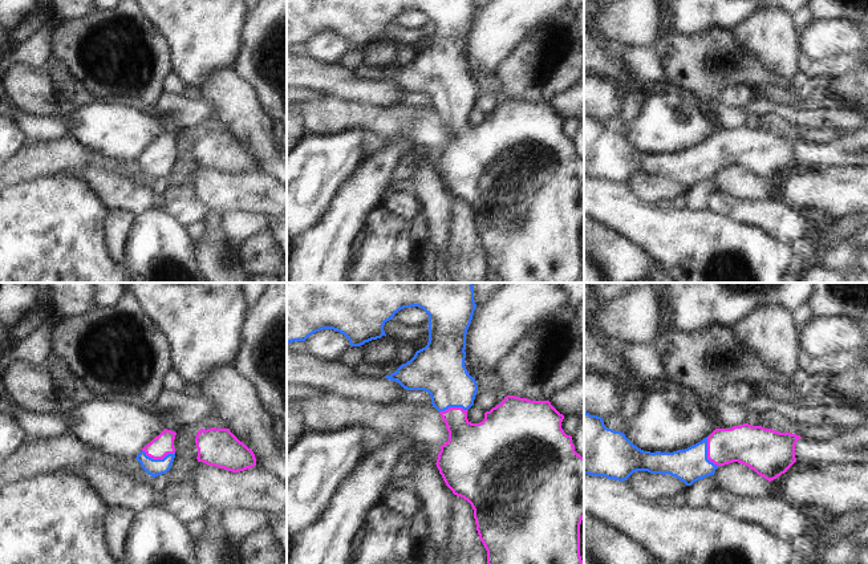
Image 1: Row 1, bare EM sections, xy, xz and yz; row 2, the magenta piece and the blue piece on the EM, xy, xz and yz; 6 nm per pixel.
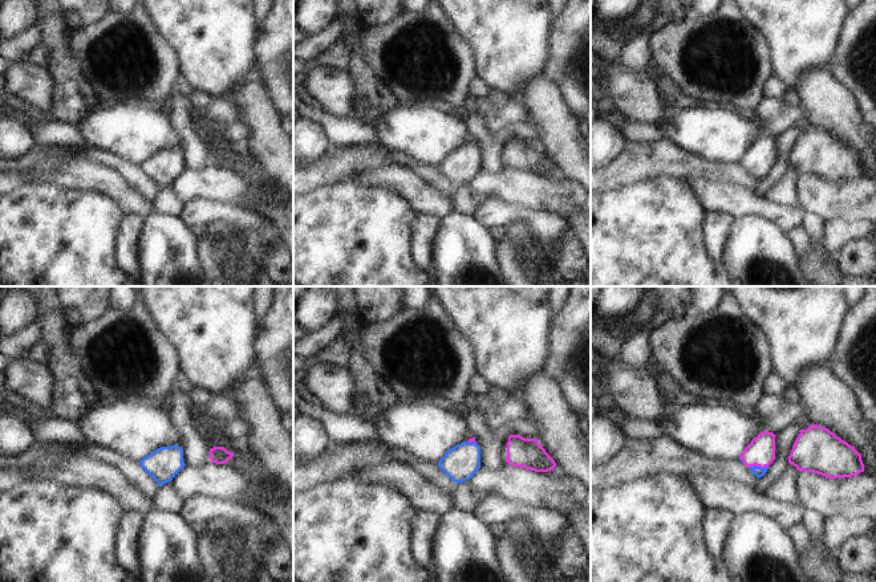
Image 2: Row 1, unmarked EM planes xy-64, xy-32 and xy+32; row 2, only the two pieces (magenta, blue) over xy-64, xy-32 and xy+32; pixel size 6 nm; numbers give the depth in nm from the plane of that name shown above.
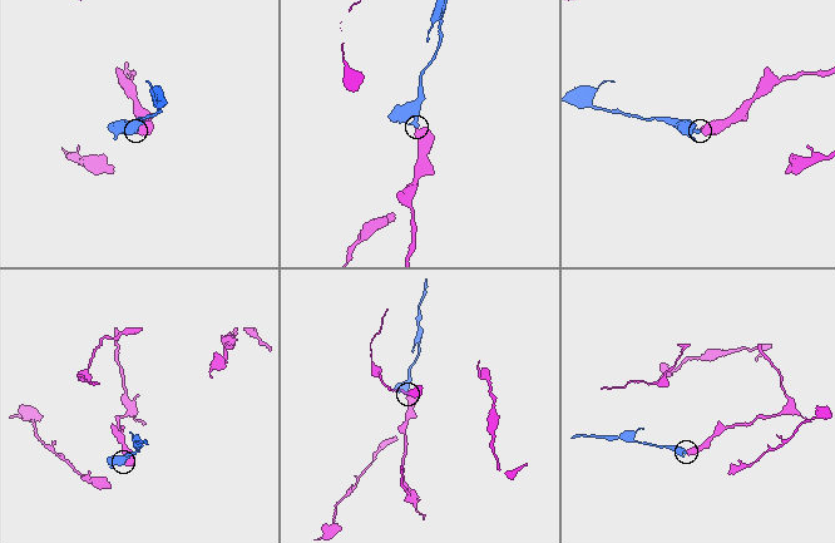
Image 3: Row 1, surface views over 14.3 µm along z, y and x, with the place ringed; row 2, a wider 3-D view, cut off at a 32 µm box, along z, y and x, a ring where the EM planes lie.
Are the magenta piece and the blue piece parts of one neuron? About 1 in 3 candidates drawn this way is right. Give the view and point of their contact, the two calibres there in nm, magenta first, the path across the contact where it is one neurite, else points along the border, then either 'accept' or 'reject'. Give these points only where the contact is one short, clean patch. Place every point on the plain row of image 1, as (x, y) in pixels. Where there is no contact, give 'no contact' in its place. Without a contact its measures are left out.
contact xy (158, 161); calibres 130 and 110 nm; way xy (162, 147), (158, 161), (154, 170); accept

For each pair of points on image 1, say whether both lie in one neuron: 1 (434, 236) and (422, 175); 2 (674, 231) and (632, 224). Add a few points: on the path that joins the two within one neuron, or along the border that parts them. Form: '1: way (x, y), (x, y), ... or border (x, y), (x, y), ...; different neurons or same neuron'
1: way (434, 222), (434, 198), (430, 190); same neuron
2: way (664, 231), (656, 231), (643, 224); same neuron

